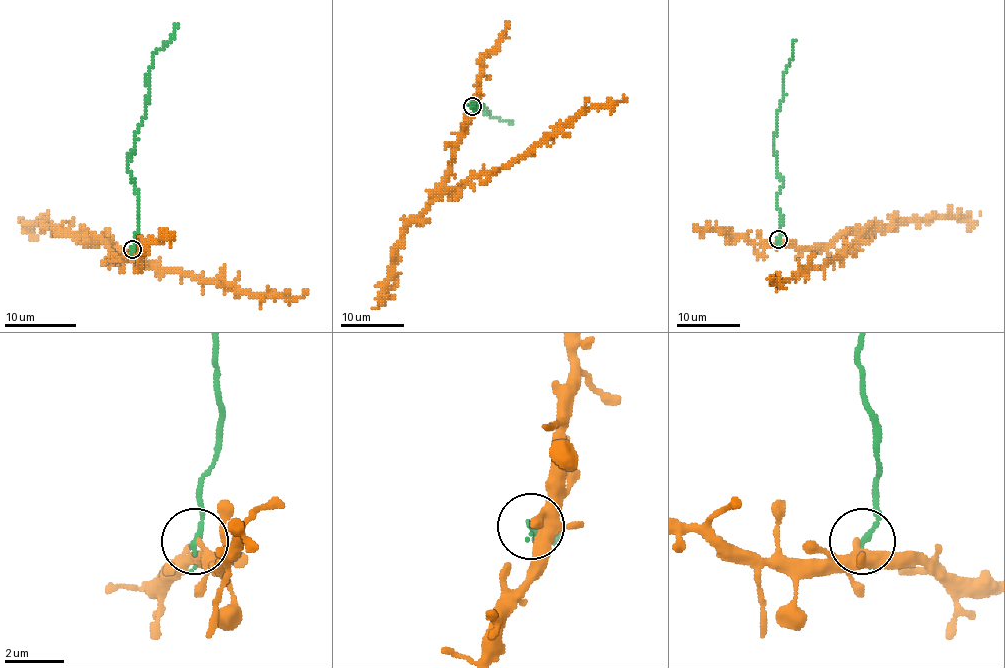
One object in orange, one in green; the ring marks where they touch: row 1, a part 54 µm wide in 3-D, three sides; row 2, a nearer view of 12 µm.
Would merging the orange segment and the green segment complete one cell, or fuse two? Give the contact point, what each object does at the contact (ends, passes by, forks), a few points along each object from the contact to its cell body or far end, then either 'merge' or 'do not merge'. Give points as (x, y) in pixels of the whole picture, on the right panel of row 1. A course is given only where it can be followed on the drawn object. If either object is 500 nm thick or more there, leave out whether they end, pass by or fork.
(778, 239) | orange forks | green ends | orange via (777, 240), (817, 248), (862, 233), (820, 267), (772, 283), (772, 276) | green via (777, 240), (777, 194), (782, 179), (776, 170), (774, 135), (795, 39) | do not merge

